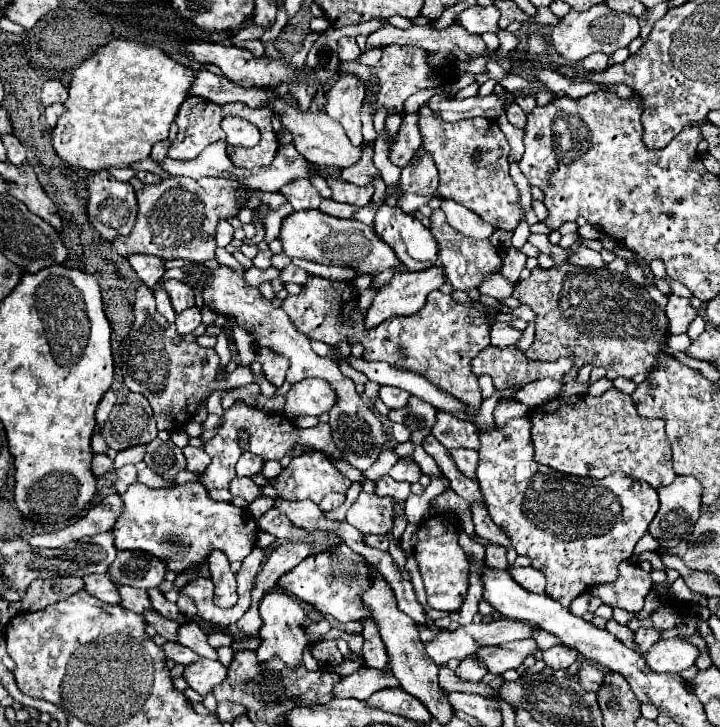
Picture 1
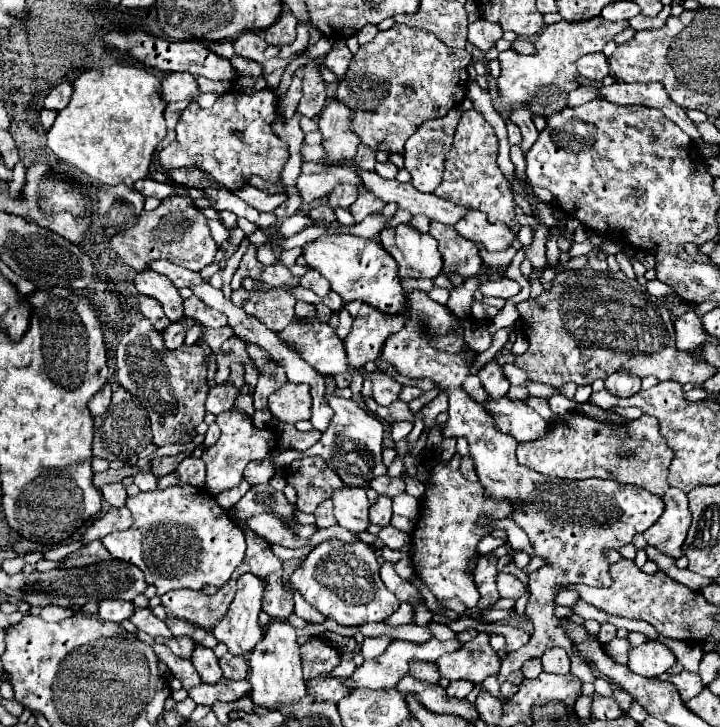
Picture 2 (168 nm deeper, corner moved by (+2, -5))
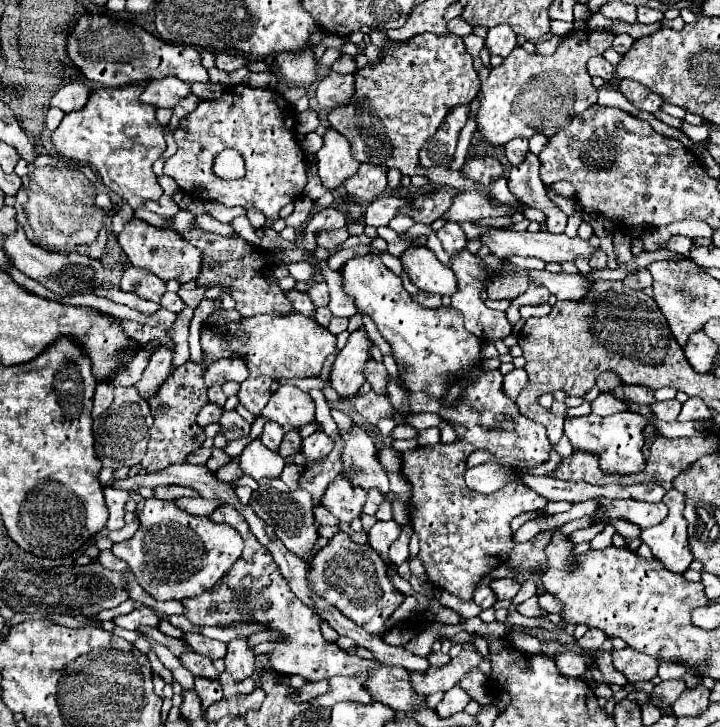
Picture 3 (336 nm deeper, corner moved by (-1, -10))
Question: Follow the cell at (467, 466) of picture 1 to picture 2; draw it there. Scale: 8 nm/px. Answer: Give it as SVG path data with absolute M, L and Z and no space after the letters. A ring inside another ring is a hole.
M464 456L464 458L462 458L460 472L462 472L462 476L464 476L466 480L470 480L470 482L476 482L476 480L478 480L476 470L474 470L474 462L472 462L472 458L470 458L470 456Z

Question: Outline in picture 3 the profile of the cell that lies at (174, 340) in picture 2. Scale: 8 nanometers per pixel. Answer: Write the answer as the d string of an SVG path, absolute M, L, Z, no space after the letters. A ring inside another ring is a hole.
M159 347L153 353L147 369L143 371L141 381L137 381L137 393L141 395L141 399L149 401L153 399L153 395L157 395L161 383L165 383L165 379L169 377L171 359L173 359L173 353L167 347Z

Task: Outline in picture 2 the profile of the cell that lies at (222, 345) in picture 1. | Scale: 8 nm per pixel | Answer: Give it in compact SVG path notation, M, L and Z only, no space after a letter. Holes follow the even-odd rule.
M212 386L210 388L210 394L208 394L208 400L206 400L206 410L212 412L212 414L222 414L226 410L232 410L236 398L238 398L240 390L236 386Z

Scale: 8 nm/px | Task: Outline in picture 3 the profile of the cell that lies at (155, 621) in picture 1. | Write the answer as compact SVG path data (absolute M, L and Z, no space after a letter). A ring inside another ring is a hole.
M191 651L191 653L181 655L181 657L179 657L179 661L181 661L181 665L183 665L185 669L189 669L195 677L219 679L219 673L215 671L215 667L213 667L211 659L209 659L209 657L205 657L205 655L199 655L199 653Z

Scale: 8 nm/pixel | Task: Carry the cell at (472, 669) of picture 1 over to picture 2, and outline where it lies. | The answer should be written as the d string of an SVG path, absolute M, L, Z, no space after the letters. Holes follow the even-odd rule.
M458 680L458 682L450 682L450 686L446 688L446 692L448 692L450 696L454 696L454 698L466 698L466 696L472 692L472 688L474 688L472 682L462 682L462 680Z

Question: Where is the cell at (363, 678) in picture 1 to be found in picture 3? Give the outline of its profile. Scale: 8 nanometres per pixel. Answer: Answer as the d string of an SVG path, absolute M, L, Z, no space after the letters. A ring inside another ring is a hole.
M317 681L317 683L305 683L303 687L299 687L297 691L293 691L293 699L297 699L299 703L303 701L311 701L317 695L323 695L329 689L327 681Z

